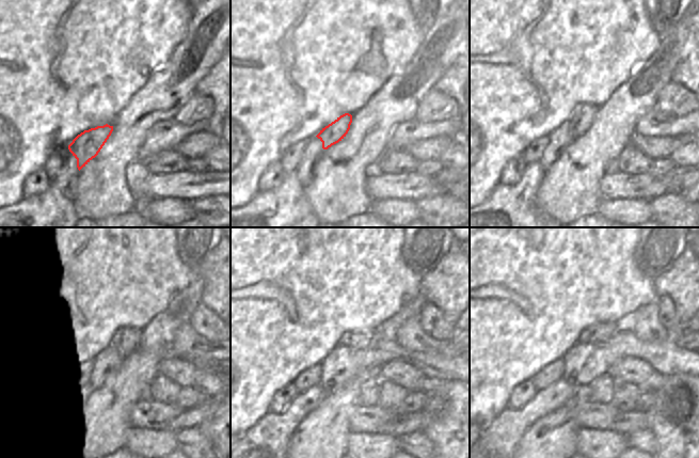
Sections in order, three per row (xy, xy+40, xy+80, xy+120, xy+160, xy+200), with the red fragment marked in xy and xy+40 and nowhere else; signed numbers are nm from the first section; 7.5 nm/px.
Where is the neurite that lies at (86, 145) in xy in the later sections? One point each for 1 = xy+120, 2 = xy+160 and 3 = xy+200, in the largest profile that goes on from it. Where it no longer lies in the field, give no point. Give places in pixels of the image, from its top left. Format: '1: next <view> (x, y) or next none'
1: next xy+120 (111, 357)
2: next xy+160 (359, 338)
3: next xy+200 (603, 331)

